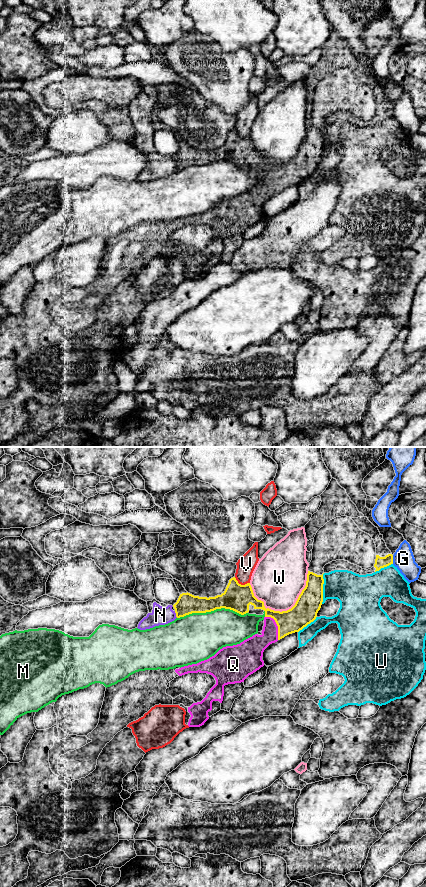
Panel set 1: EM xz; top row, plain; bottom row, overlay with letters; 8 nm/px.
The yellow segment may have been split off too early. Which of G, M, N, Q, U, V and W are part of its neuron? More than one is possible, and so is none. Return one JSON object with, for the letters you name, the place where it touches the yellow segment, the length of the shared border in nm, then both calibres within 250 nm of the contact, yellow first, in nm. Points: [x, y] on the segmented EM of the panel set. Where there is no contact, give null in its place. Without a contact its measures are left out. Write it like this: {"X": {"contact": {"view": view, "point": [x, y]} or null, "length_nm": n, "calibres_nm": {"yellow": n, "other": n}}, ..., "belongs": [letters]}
{"Q": {"contact": {"view": "xz", "point": [277, 625]}, "length_nm": 220, "calibres_nm": {"yellow": 200, "other": 160}}, "belongs": ["Q"]}

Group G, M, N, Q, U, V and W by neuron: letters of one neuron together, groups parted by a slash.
G / M / N / Q / U / V / W

